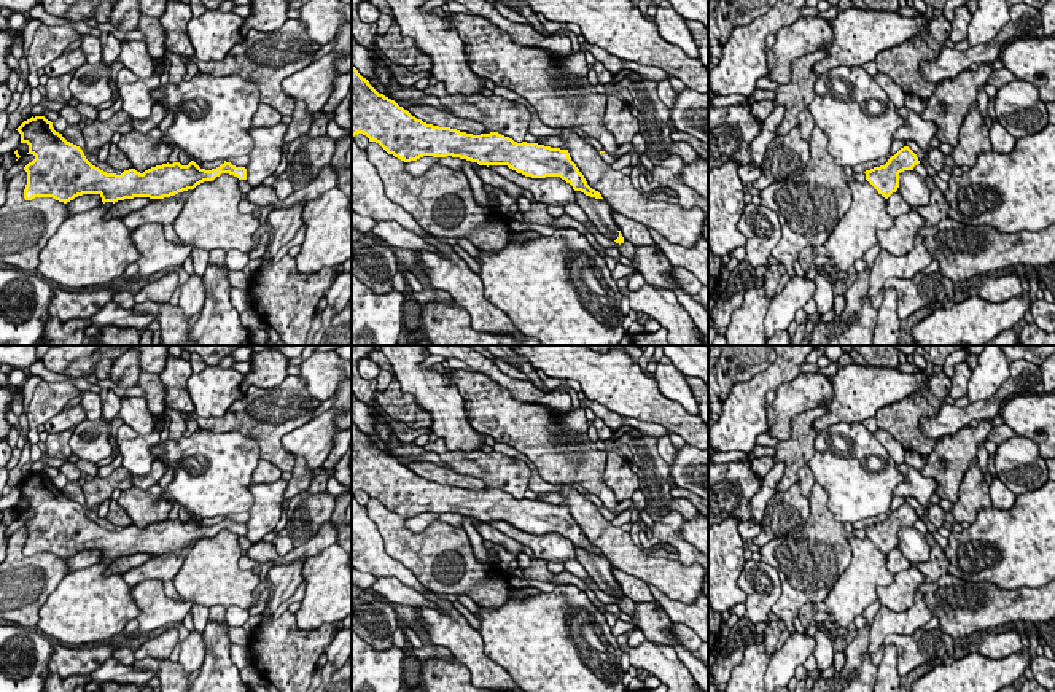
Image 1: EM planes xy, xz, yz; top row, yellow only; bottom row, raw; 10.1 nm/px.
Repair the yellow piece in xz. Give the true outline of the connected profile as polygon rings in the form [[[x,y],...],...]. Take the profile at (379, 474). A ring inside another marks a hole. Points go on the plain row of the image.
[[[352,420],[352,493],[363,490],[388,511],[411,519],[423,512],[460,514],[479,522],[508,522],[531,535],[560,533],[586,552],[603,555],[592,546],[568,506],[538,500],[517,500],[498,488],[473,492],[426,480],[379,450]]]

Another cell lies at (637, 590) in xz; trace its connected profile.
[[[611,565],[611,573],[616,582],[619,584],[624,597],[630,598],[635,603],[654,603],[656,601],[656,598],[651,593],[649,585],[644,581],[629,576],[613,565]]]

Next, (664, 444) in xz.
[[[670,433],[664,434],[662,437],[657,439],[657,450],[667,465],[673,463],[676,449],[672,445]]]

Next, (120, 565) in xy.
[[[134,554],[115,558],[110,565],[107,565],[105,576],[119,574],[123,576],[129,570],[143,565],[151,558],[150,554]]]

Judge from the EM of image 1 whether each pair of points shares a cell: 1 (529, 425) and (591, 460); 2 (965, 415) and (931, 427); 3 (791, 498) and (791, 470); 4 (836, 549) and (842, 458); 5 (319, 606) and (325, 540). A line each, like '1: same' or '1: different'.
1: same
2: same
3: different
4: different
5: different

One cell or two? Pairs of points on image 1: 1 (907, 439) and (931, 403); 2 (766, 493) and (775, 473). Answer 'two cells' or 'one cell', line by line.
1: one cell
2: one cell

